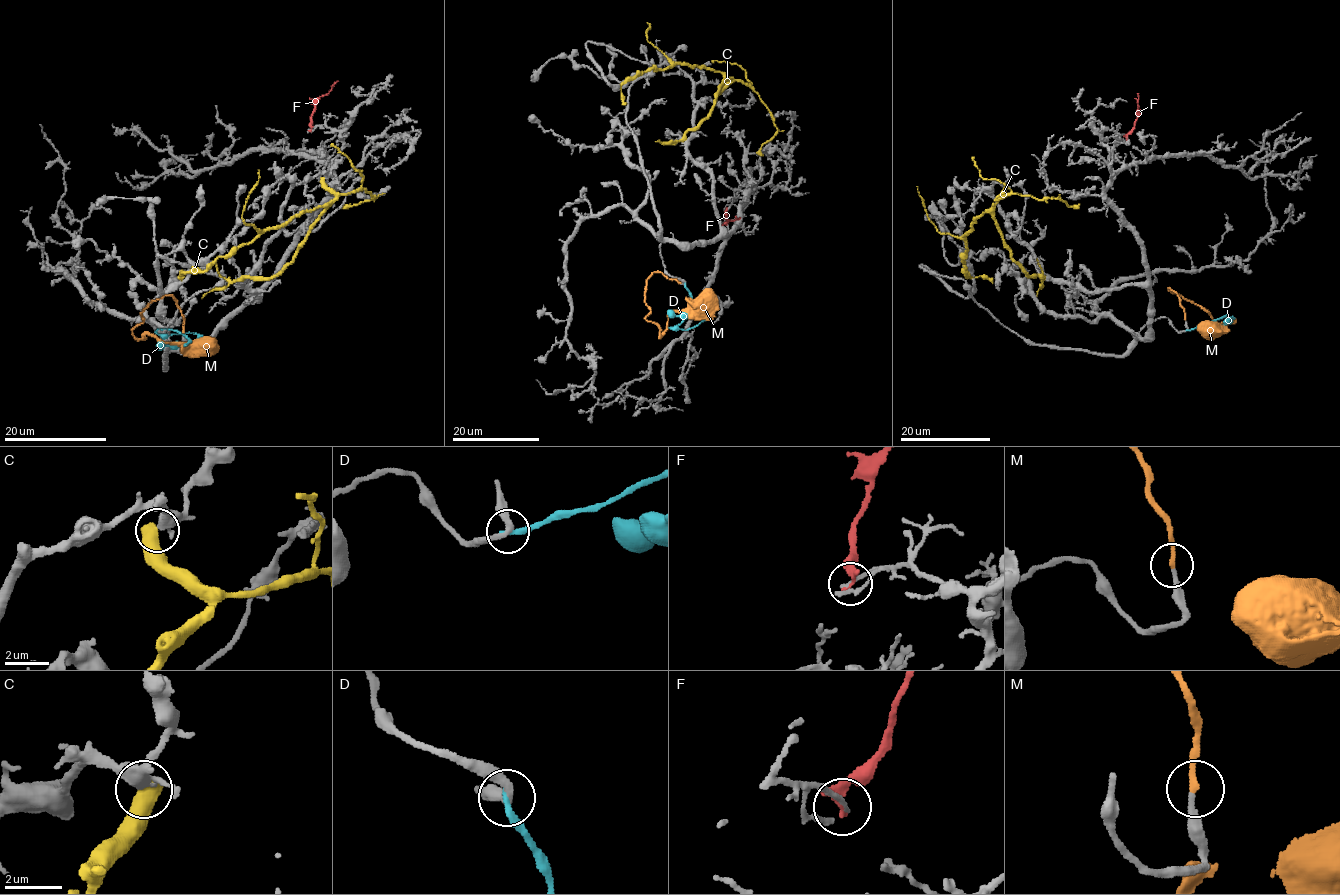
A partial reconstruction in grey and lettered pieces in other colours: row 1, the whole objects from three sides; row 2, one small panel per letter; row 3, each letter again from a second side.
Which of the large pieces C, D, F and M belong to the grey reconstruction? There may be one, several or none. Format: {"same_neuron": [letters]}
{"same_neuron": ["M"]}

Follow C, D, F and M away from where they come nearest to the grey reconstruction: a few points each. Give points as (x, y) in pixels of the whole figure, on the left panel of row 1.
C: (324, 178), (324, 187), (335, 196), (331, 202), (264, 229), (204, 270), (179, 272), (181, 280)
D: (185, 344), (189, 340), (184, 335), (158, 328), (156, 331), (168, 335), (197, 335), (195, 341), (157, 345)
F: (311, 129), (316, 101), (338, 81)
M: (184, 331), (180, 308), (163, 295), (146, 307), (132, 333), (201, 350), (218, 348)

